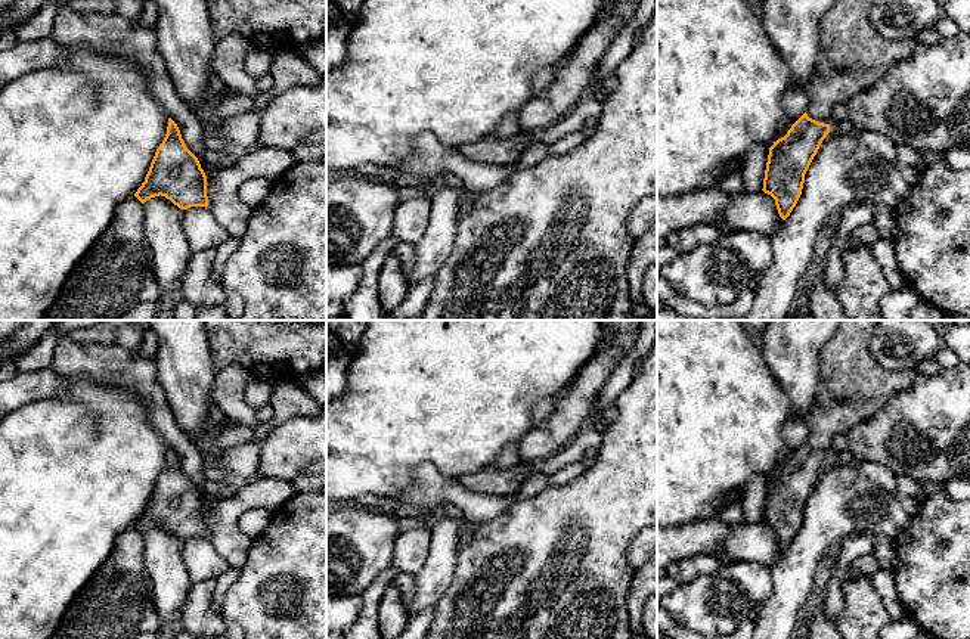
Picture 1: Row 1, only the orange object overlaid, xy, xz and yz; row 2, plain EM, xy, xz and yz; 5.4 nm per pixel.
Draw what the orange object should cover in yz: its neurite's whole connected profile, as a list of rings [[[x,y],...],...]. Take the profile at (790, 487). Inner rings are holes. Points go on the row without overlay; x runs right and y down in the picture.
[[[840,320],[833,336],[819,353],[819,381],[815,400],[806,415],[808,441],[791,456],[787,465],[769,478],[763,522],[775,530],[778,545],[785,550],[796,537],[805,505],[822,471],[830,463],[831,441],[847,434],[855,425],[877,413],[893,396],[914,385],[917,372],[884,370],[870,353],[870,341],[877,320]]]

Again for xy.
[[[171,449],[145,512],[134,524],[142,534],[159,525],[182,540],[208,537],[207,506],[198,488],[186,478]]]

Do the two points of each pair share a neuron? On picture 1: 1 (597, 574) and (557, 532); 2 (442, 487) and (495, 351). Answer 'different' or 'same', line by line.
1: same
2: different

